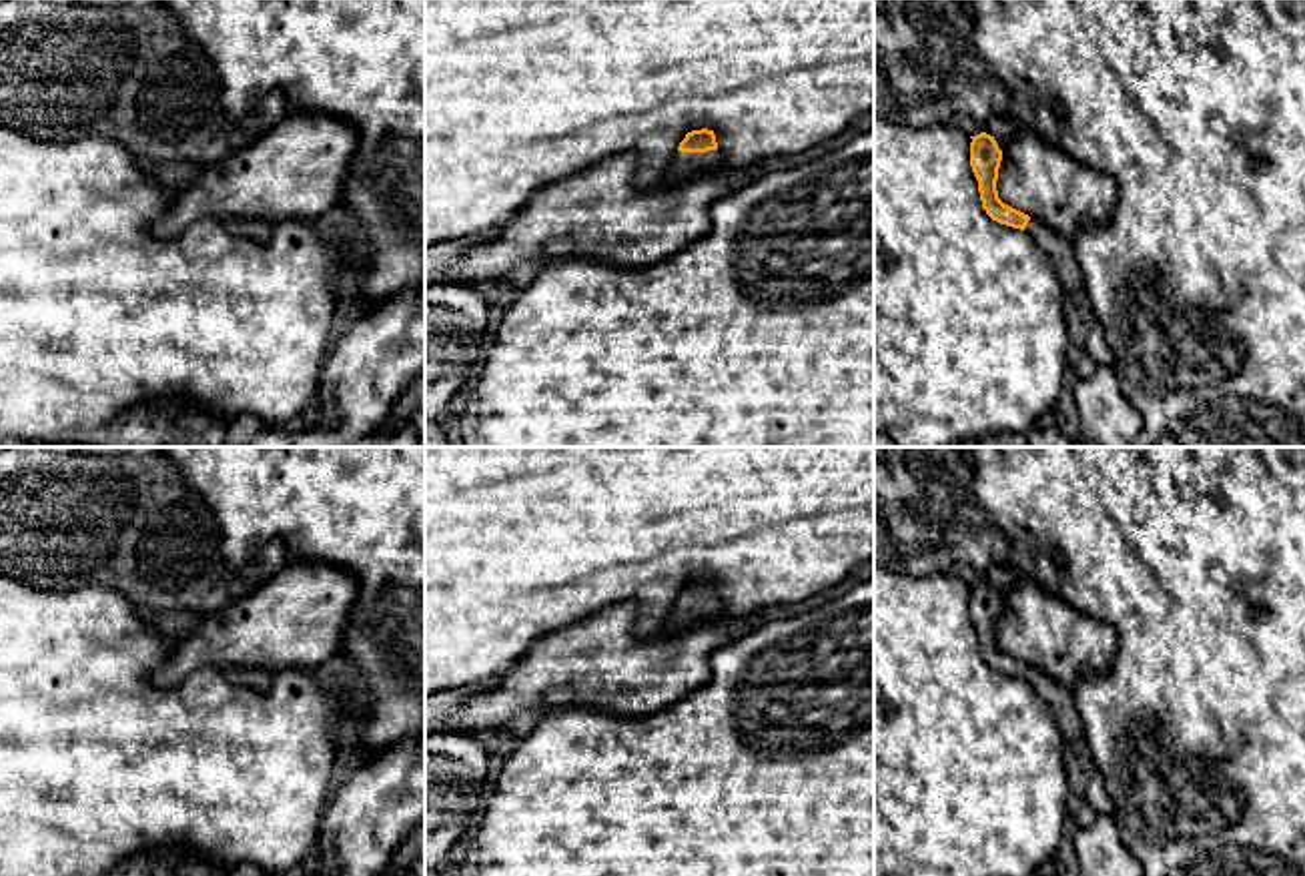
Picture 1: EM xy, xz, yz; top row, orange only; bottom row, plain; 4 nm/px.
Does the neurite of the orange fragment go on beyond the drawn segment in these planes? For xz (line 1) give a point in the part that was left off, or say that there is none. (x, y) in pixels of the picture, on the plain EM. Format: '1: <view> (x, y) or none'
1: xz (684, 614)

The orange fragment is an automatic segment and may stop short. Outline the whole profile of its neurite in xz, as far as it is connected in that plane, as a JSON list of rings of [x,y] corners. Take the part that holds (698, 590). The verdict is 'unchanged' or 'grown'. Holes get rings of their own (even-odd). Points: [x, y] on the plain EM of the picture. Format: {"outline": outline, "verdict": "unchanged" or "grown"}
{"outline": [[[708,577],[692,579],[680,591],[668,621],[662,625],[662,631],[674,633],[694,623],[714,619],[722,613],[724,613],[724,605],[718,599],[714,579]]], "verdict": "grown"}

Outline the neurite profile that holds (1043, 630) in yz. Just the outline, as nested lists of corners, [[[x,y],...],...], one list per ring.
[[[1022,577],[1000,599],[996,639],[1004,653],[1070,688],[1084,674],[1109,672],[1119,645],[1109,623]]]

